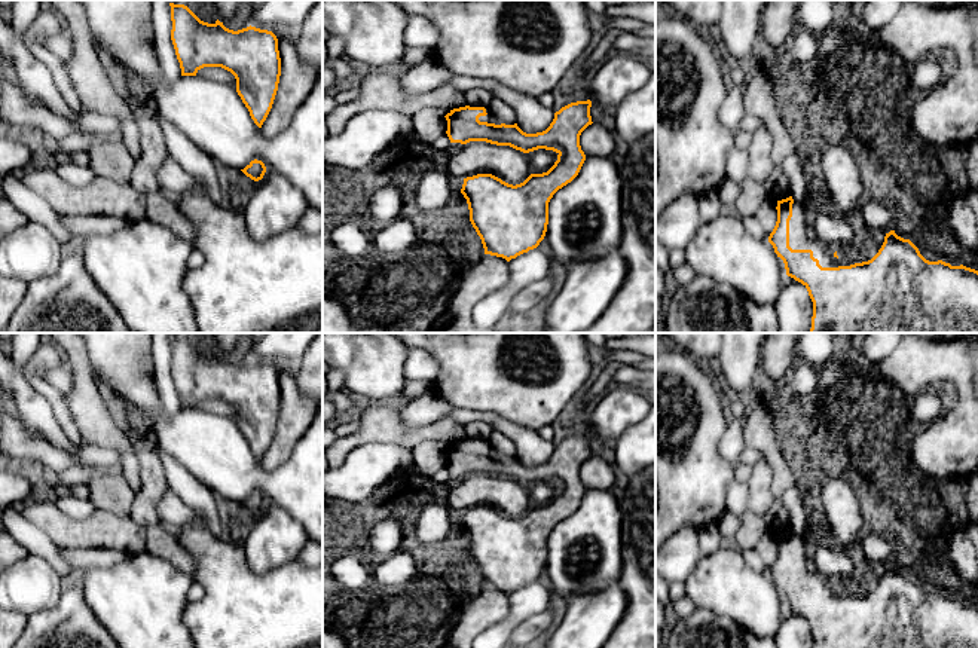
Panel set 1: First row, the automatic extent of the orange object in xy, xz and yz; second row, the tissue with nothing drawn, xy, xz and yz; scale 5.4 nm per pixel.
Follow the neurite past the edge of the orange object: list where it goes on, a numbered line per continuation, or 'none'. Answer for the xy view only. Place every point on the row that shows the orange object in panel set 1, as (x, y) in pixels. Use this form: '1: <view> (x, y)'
none

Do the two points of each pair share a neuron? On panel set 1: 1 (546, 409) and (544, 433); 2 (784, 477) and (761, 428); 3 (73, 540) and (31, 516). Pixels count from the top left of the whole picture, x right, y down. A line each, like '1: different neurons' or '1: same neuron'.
1: different neurons
2: same neuron
3: same neuron

